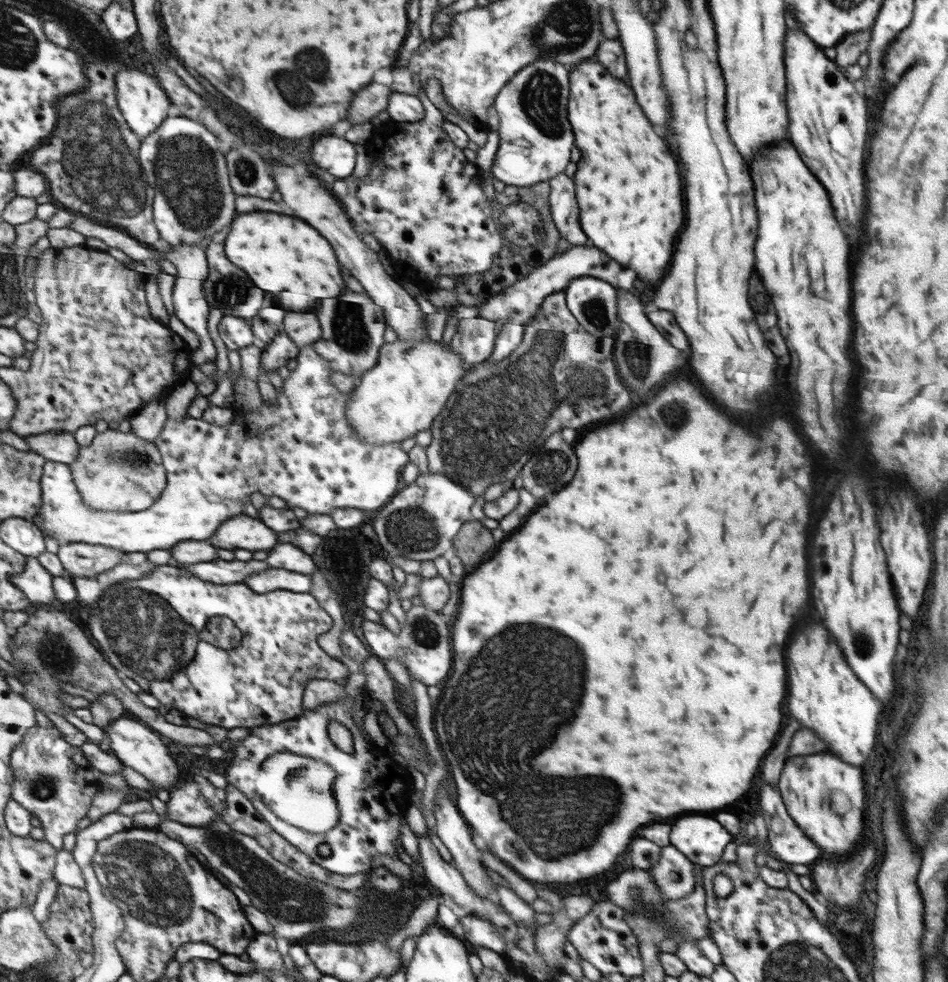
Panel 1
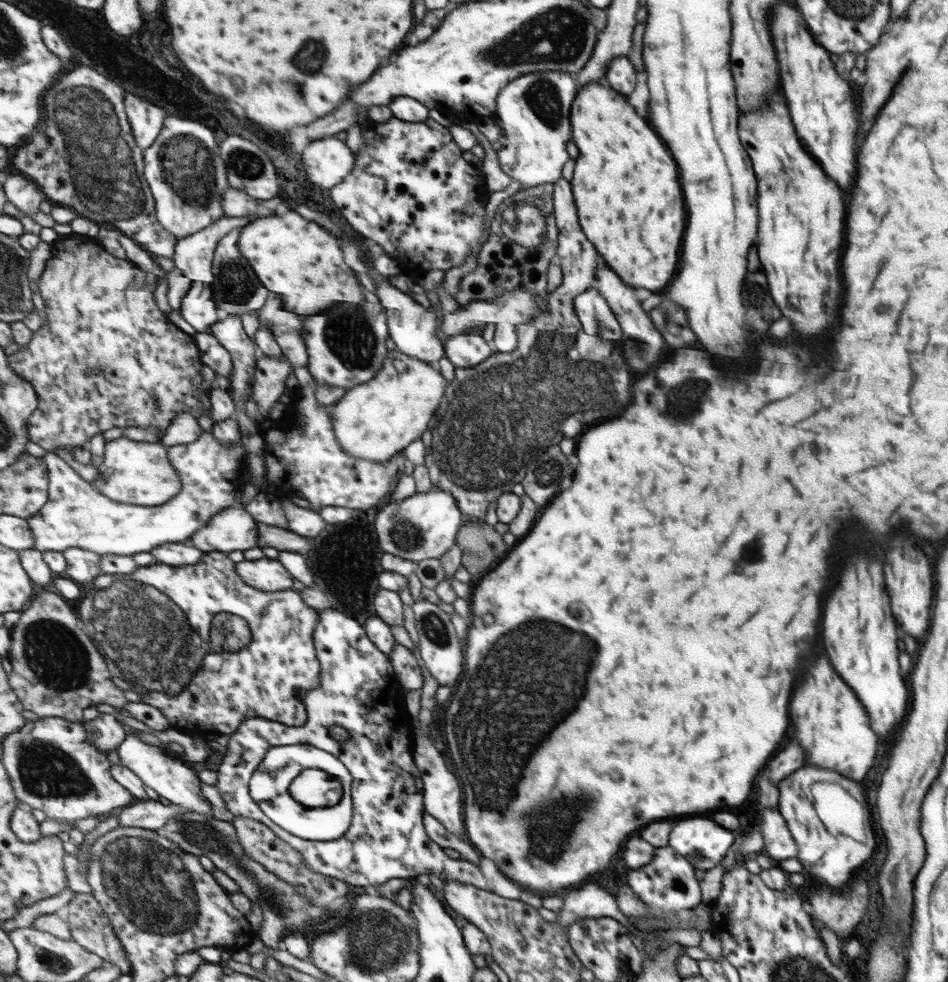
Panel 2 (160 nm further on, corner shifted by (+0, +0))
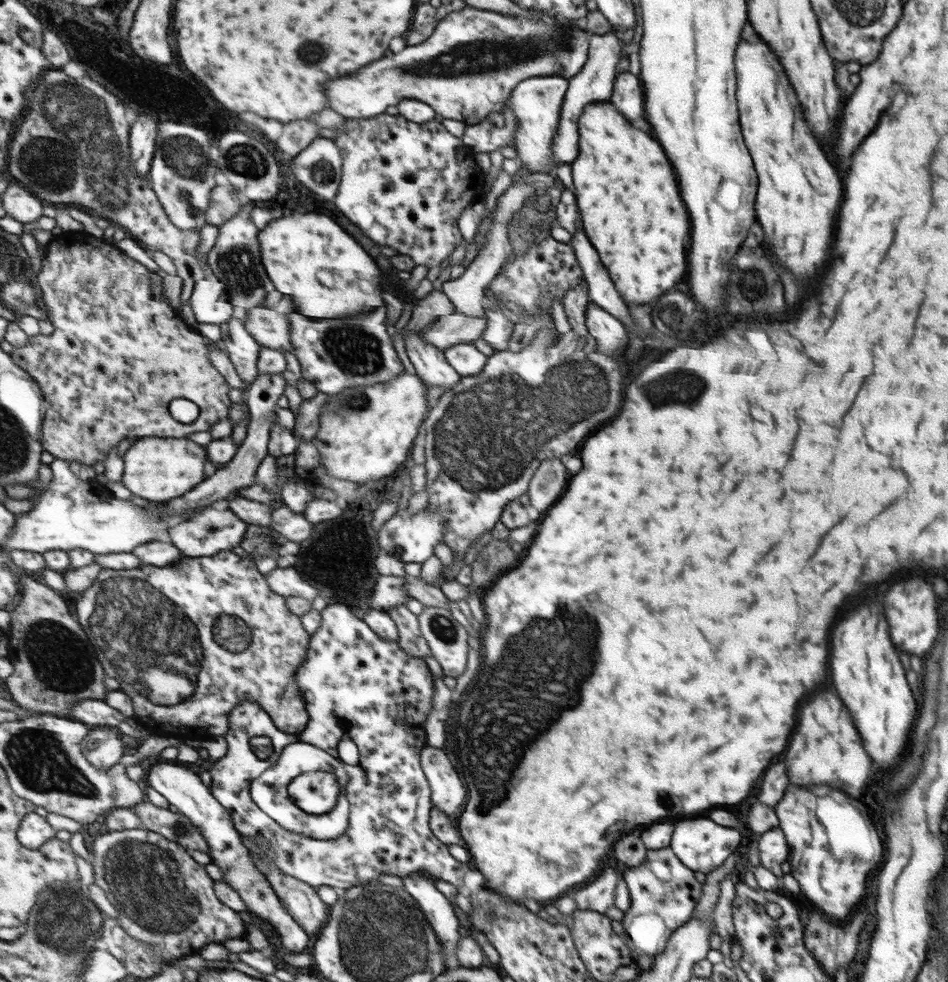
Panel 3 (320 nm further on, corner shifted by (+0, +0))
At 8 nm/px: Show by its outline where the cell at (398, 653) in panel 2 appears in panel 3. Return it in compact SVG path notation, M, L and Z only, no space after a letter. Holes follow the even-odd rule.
M404 604L385 611L391 615L398 626L398 641L401 644L401 650L405 650L405 652L418 658L429 656L427 640L423 638L417 614L413 614Z

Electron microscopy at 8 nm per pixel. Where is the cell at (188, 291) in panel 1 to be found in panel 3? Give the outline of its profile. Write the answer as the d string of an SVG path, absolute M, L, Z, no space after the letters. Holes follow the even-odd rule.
M217 275L195 282L189 304L197 322L220 325L233 318L235 306L230 302L227 287Z

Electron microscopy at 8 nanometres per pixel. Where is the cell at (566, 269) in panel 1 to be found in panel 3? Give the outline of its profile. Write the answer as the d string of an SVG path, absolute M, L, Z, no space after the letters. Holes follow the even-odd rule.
M453 312L447 316L438 316L428 328L422 332L427 344L441 351L460 342L472 342L480 338L485 328L486 317L465 316L460 312Z

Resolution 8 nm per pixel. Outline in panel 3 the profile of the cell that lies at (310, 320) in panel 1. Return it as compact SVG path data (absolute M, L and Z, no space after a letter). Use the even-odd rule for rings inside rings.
M263 305L250 308L243 319L249 334L267 348L294 354L291 342L290 320L287 313L276 312Z

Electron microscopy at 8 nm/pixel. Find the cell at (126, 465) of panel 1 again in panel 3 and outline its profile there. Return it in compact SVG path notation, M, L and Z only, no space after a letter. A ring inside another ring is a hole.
M145 437L138 439L133 447L124 454L123 484L135 496L164 503L168 500L178 499L193 491L198 484L208 478L206 467L209 463L208 451L197 442L186 438L164 439L161 437Z

